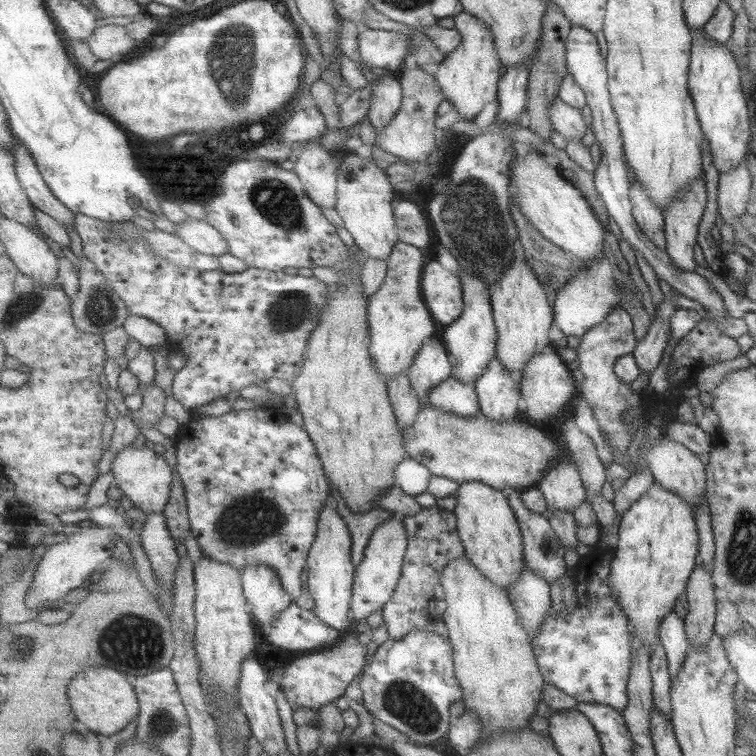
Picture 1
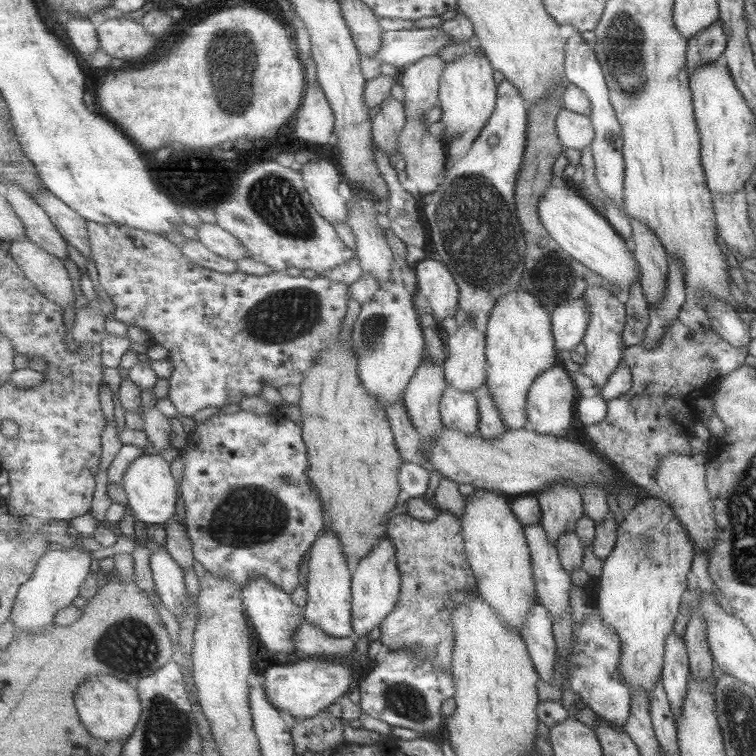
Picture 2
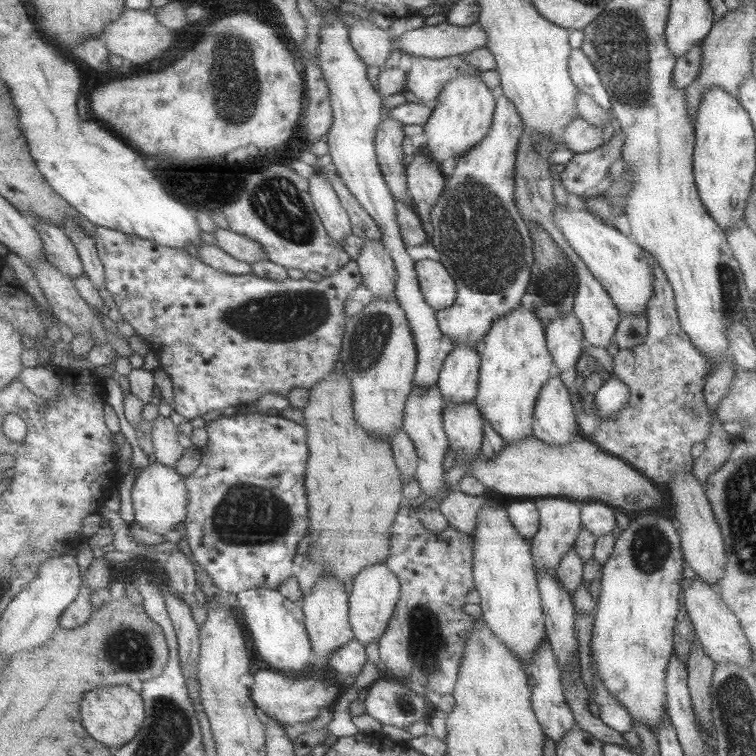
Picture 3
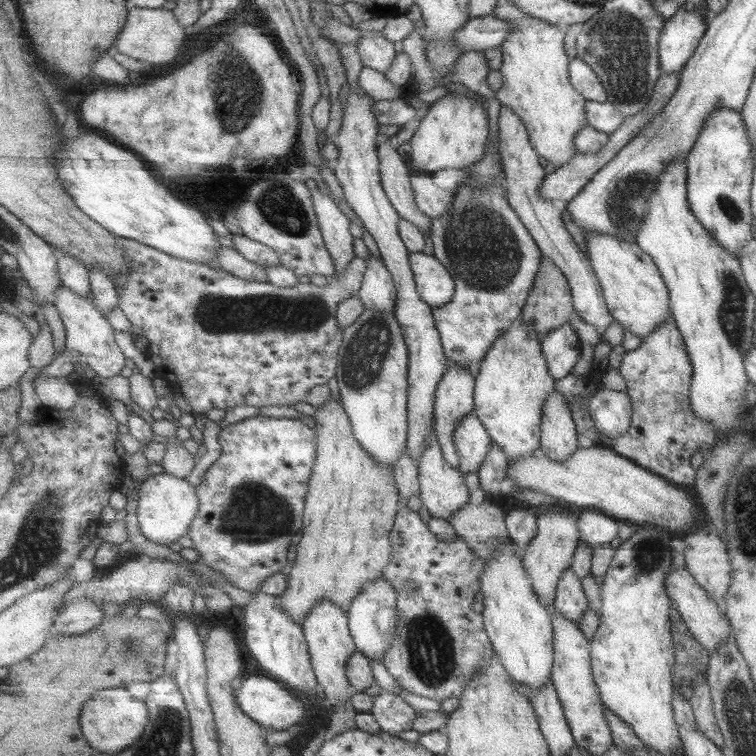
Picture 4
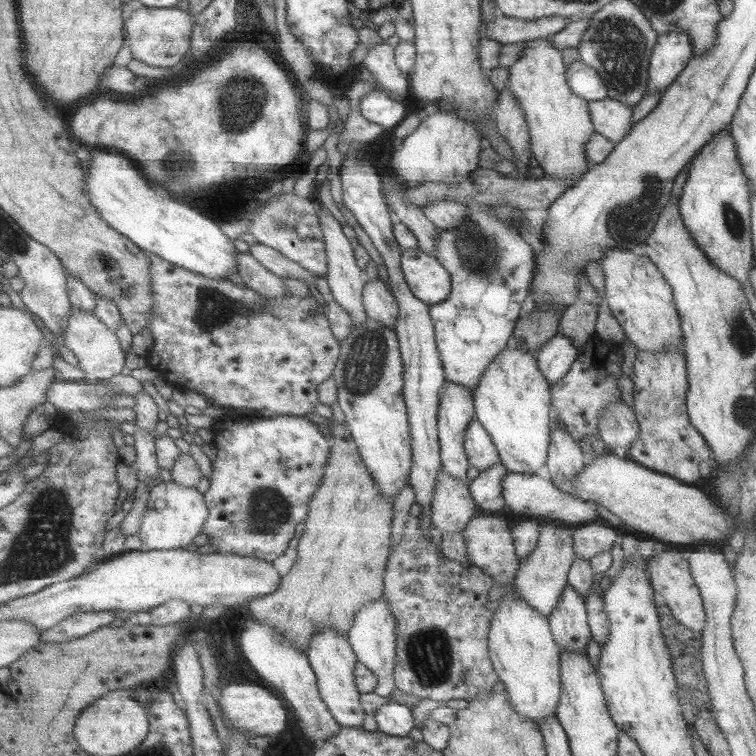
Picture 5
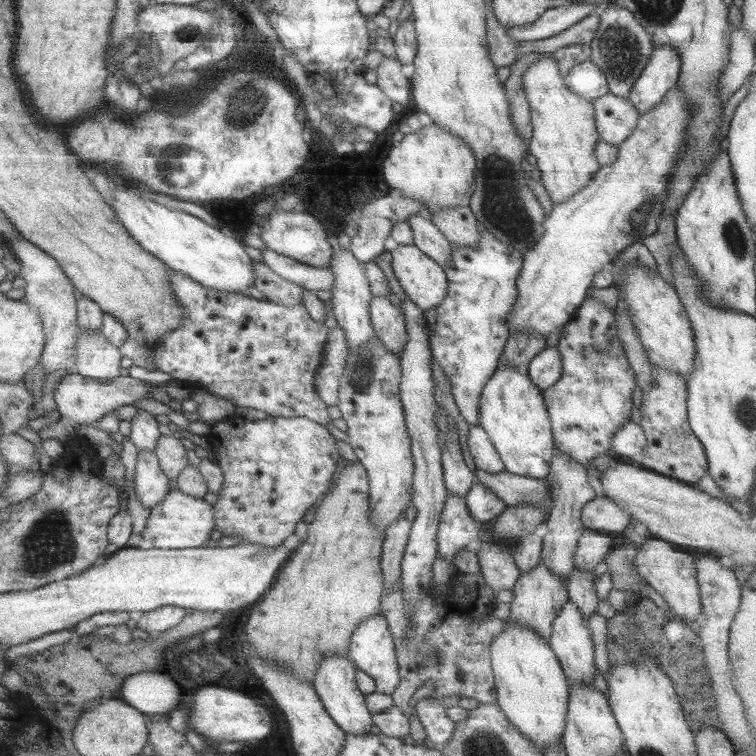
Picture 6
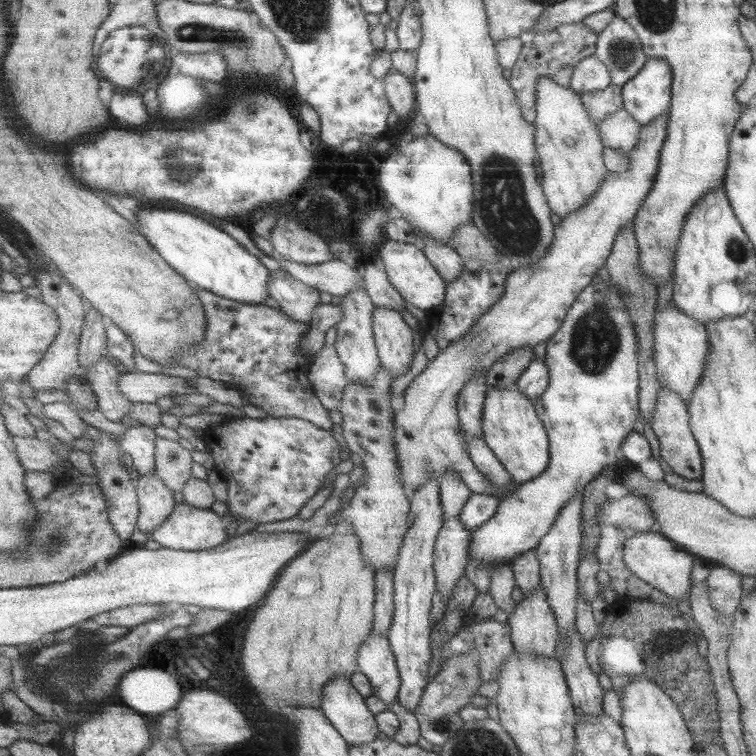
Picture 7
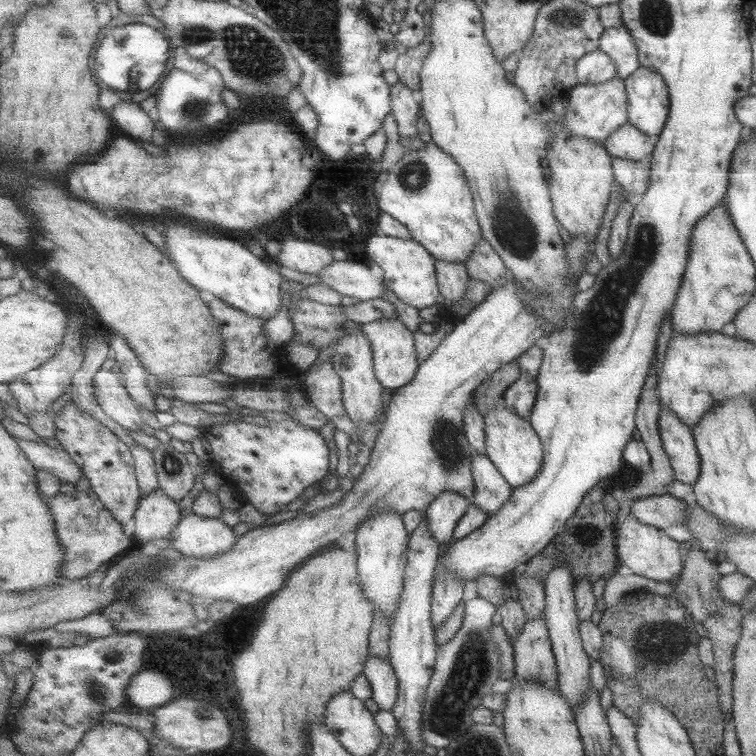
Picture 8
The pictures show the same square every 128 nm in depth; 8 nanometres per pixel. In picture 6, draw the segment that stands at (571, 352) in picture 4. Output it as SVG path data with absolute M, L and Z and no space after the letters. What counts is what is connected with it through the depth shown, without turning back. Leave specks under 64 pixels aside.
M553 348L541 350L527 366L525 372L532 380L533 385L537 385L543 392L546 388L560 380L562 372L562 357L560 352Z

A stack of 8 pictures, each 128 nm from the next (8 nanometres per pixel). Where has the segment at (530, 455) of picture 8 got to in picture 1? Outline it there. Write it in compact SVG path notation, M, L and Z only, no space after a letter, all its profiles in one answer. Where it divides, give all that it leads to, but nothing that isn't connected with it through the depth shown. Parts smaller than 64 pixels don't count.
M515 258L509 263L507 272L493 285L491 304L495 323L497 323L500 340L498 341L497 358L500 358L510 374L522 374L524 365L533 354L540 354L547 344L547 330L551 326L551 306L543 294L540 280L533 275L525 258Z

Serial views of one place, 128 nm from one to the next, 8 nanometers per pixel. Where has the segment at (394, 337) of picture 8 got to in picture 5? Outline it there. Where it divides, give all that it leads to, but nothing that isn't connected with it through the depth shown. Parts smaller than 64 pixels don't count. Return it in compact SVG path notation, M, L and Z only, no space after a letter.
M381 278L368 280L365 285L364 304L369 317L396 329L400 315L400 304L392 291L390 283Z

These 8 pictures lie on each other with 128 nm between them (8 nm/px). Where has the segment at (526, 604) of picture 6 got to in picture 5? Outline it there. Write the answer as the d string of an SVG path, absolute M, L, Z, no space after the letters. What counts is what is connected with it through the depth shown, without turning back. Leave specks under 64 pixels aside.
M540 520L541 532L537 546L525 559L519 561L513 589L521 597L521 601L531 605L538 614L547 619L548 615L557 606L565 585L568 583L567 574L572 566L575 553L573 553L572 529L573 527L556 520Z

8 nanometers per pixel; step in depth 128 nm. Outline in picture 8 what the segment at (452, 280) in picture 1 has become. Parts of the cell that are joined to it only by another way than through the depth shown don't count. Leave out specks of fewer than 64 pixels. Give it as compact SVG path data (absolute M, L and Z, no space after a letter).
M376 232L373 238L367 240L365 253L379 264L384 271L385 284L405 303L421 309L440 302L441 289L438 281L437 259L424 244L415 239L407 240Z

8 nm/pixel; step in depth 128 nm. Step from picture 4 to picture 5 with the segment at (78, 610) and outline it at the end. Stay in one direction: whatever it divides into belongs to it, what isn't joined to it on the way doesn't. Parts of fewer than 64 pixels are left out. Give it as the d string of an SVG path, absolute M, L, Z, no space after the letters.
M81 611L78 614L65 618L65 620L55 625L55 627L43 631L41 642L60 643L76 638L83 638L83 636L87 636L101 627L111 624L115 619L113 611Z

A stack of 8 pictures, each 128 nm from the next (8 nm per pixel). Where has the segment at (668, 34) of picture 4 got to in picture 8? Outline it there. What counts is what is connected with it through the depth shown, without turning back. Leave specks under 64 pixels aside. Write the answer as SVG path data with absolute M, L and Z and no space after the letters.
M643 67L623 79L627 121L646 136L658 136L669 113L667 85L659 73Z

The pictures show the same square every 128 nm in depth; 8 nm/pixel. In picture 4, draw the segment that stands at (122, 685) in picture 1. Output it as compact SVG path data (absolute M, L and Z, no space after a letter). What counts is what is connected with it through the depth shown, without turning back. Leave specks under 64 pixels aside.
M108 688L97 691L85 703L80 718L85 737L93 748L109 753L121 752L133 746L148 726L150 710L146 701L137 700L127 688Z

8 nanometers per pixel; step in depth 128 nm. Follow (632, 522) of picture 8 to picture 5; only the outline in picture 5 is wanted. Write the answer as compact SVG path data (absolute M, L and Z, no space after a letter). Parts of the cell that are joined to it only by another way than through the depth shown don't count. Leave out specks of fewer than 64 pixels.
M665 550L661 554L647 557L645 561L647 561L647 568L645 569L647 569L647 575L649 575L651 588L657 594L663 596L665 604L670 609L673 617L677 619L679 624L683 624L689 630L701 633L705 620L702 598L695 582L693 582L689 562L685 555L679 551Z

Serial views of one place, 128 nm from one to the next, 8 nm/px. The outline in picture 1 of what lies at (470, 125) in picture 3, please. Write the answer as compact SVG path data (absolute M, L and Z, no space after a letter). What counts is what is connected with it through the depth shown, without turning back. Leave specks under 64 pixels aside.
M465 10L453 19L455 27L463 34L463 41L445 57L445 60L435 69L435 74L445 98L453 101L461 118L474 120L477 114L485 110L489 102L498 98L498 84L503 77L501 76L503 63L495 47L493 31L485 21Z

